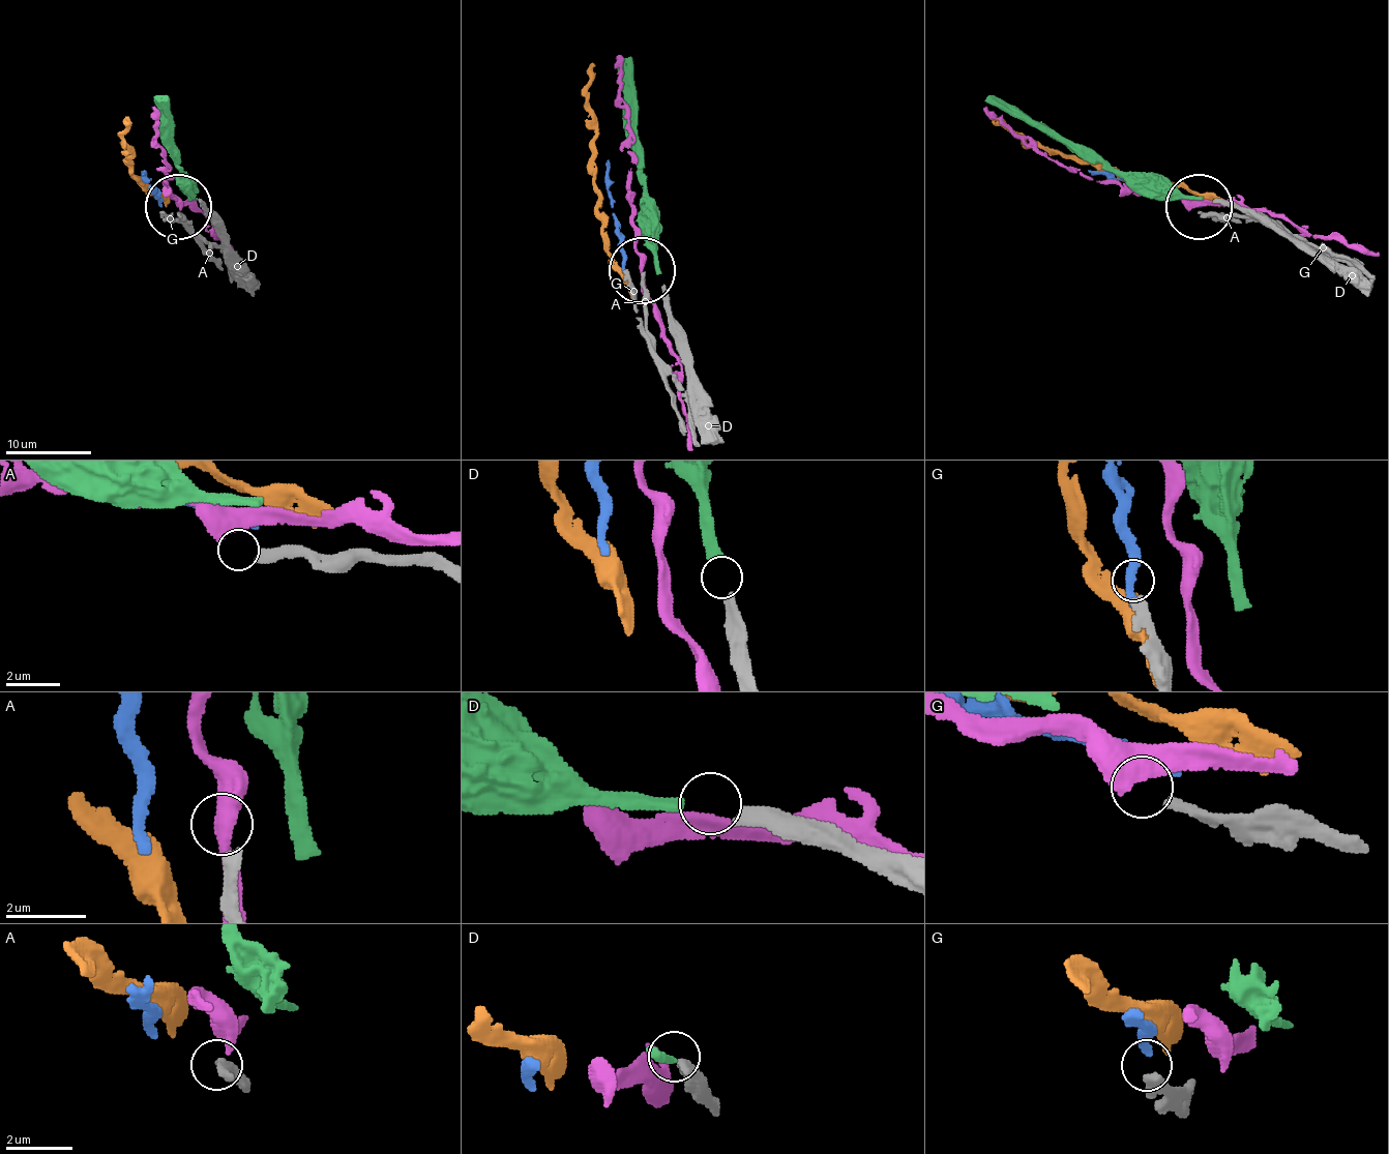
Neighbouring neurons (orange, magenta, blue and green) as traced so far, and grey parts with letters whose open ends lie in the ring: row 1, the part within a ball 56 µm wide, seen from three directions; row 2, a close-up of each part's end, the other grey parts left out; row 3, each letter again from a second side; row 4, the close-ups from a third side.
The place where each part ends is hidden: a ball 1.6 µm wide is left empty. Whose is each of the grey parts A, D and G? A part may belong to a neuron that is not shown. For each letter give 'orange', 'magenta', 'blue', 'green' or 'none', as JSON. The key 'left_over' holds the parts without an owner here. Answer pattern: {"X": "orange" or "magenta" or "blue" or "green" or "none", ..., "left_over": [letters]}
{"A": "none", "D": "green", "G": "none", "left_over": ["A", "G"]}

